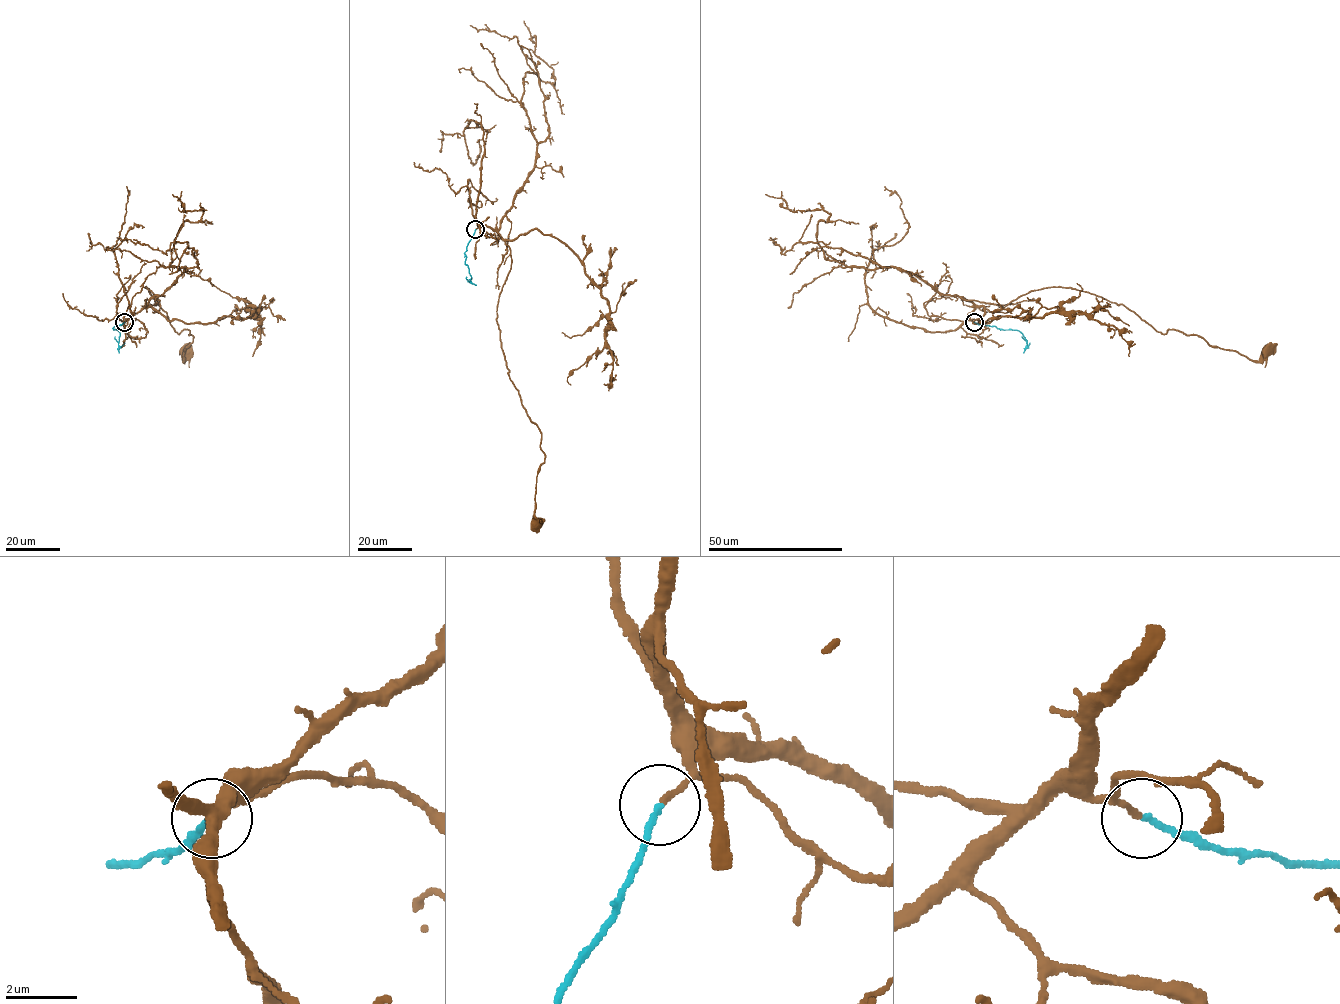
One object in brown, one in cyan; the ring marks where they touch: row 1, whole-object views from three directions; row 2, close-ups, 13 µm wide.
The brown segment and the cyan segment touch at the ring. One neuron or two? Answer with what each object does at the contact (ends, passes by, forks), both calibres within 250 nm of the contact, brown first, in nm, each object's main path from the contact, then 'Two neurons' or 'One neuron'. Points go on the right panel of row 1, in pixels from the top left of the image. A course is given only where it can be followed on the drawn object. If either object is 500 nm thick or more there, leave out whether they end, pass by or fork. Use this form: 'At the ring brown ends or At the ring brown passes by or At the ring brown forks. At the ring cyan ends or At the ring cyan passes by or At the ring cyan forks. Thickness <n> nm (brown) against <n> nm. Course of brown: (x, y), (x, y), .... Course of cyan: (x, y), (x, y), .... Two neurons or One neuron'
At the ring brown ends. At the ring cyan ends. Thickness 150 nm (brown) against 160 nm. Course of brown: (973, 322), (976, 307), (1070, 287), (1163, 334), (1258, 361), (1267, 351). Course of cyan: (974, 322), (1001, 329), (1016, 329), (1028, 346), (1029, 342). One neuron

